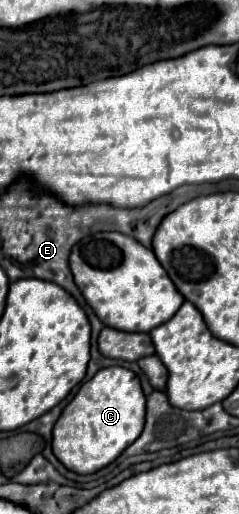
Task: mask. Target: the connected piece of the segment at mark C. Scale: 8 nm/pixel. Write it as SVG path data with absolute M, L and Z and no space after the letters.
M122 366L102 368L66 404L52 430L54 456L76 474L92 474L116 460L144 428L146 398L138 376Z

